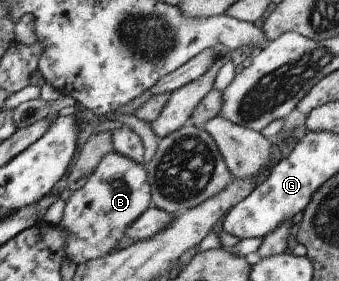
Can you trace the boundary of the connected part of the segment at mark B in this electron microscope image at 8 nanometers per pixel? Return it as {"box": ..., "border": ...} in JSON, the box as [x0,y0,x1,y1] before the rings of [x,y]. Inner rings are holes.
{"box":[55,151,150,264],"border":[[[111,151],[96,165],[83,187],[64,197],[63,216],[55,225],[67,233],[64,247],[67,258],[76,264],[94,260],[115,249],[126,230],[150,207],[150,191],[143,165]]]}

